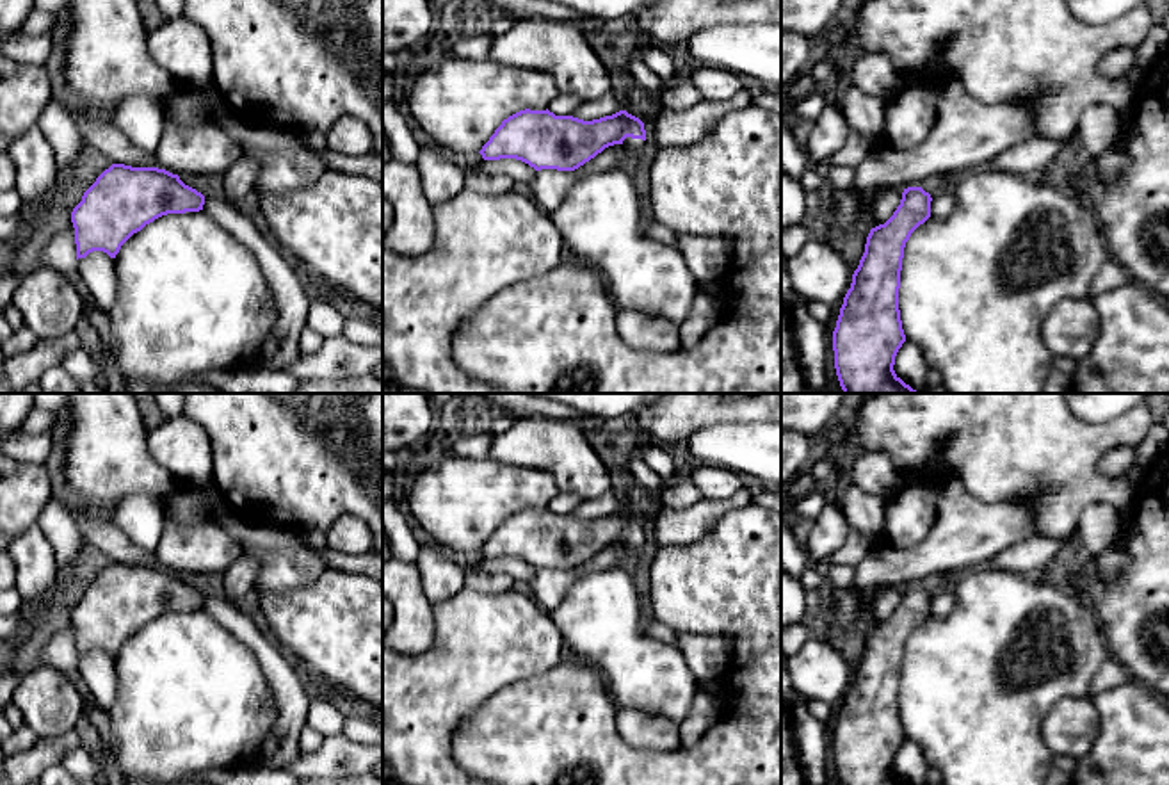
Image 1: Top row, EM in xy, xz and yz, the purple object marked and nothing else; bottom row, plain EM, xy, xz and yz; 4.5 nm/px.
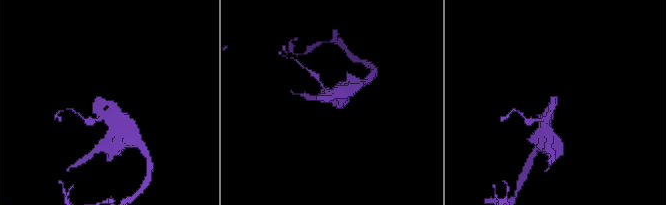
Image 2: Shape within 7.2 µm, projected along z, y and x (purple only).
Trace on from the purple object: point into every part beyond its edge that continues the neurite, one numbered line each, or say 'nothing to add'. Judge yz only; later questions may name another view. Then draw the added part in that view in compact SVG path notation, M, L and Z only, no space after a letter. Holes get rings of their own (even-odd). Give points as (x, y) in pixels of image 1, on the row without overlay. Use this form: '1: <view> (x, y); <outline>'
nothing to add

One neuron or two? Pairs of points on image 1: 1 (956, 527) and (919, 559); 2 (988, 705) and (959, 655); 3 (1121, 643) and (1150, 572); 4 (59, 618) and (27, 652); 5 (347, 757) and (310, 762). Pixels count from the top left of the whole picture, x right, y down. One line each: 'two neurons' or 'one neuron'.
1: one neuron
2: one neuron
3: one neuron
4: one neuron
5: one neuron

